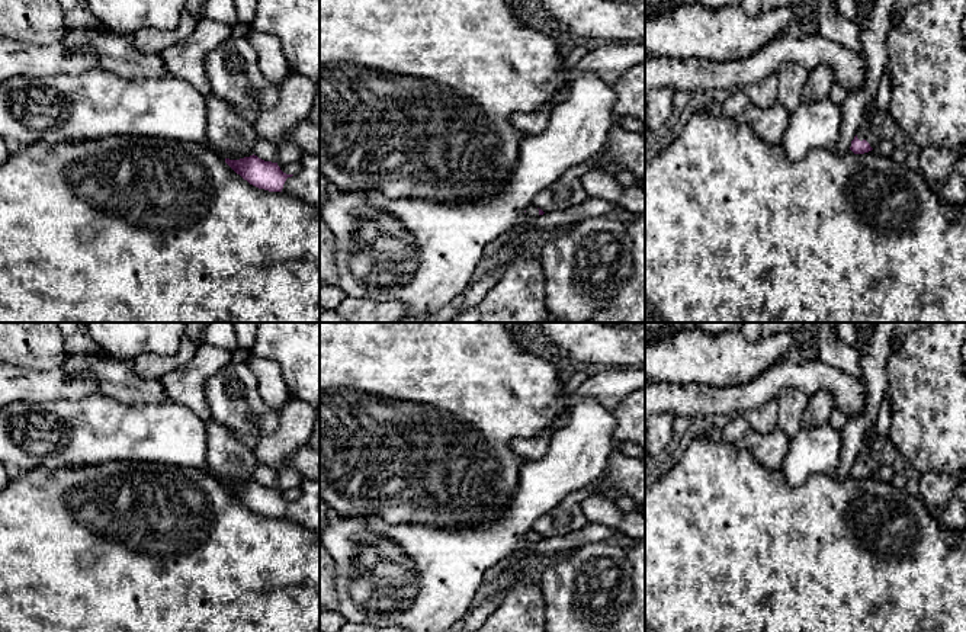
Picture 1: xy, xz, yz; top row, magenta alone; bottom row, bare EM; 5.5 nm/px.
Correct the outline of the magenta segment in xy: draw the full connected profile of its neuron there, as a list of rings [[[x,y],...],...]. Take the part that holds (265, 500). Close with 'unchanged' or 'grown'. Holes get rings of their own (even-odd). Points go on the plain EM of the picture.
[[[304,478],[298,500],[286,500],[277,488],[264,487],[257,481],[225,488],[250,510],[269,517],[283,517],[320,533],[320,479]]]; grown

